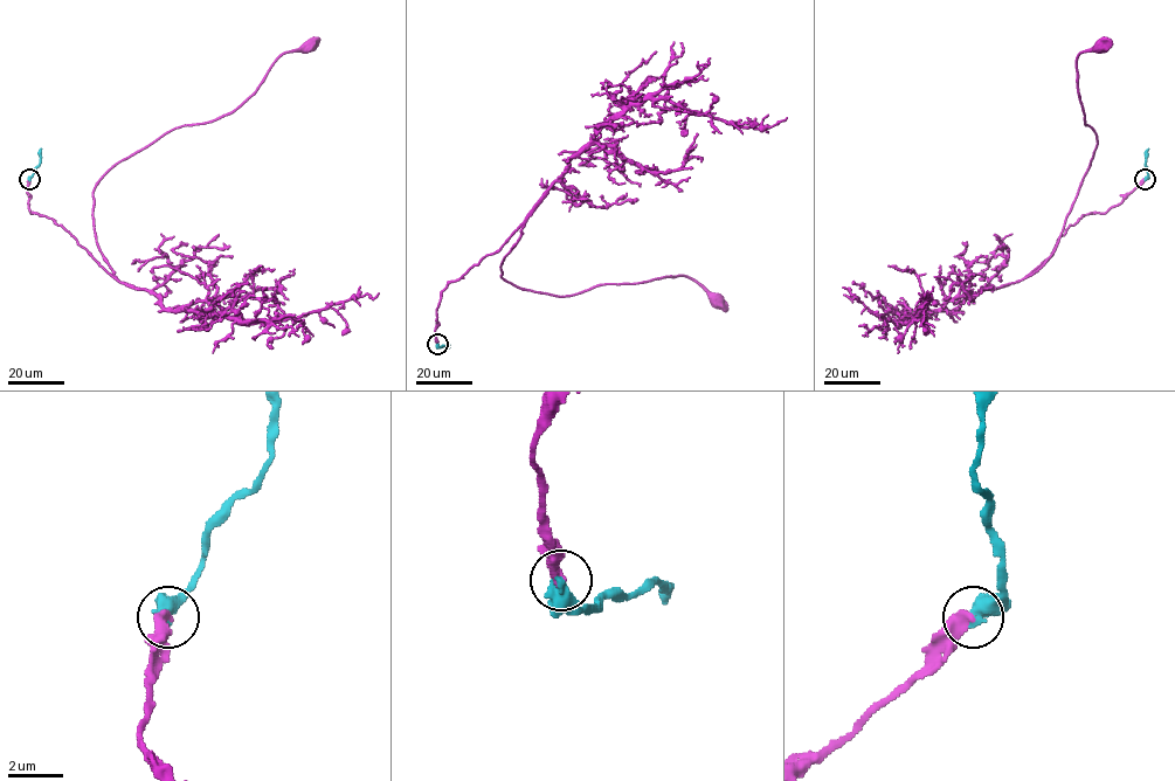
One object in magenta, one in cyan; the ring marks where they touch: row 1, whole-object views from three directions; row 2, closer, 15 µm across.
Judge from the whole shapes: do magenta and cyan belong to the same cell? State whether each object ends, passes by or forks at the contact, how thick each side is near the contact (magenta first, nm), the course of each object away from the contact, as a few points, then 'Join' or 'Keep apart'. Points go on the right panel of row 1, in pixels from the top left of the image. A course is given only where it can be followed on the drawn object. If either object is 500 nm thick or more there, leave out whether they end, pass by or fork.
Thickness 440 nm (magenta) against 550 nm. Course of magenta: (1145, 179), (1105, 213), (1082, 215), (1024, 278), (1053, 251), (1096, 147), (1077, 56), (1101, 46). Course of cyan: (1145, 179), (1148, 149). Join

